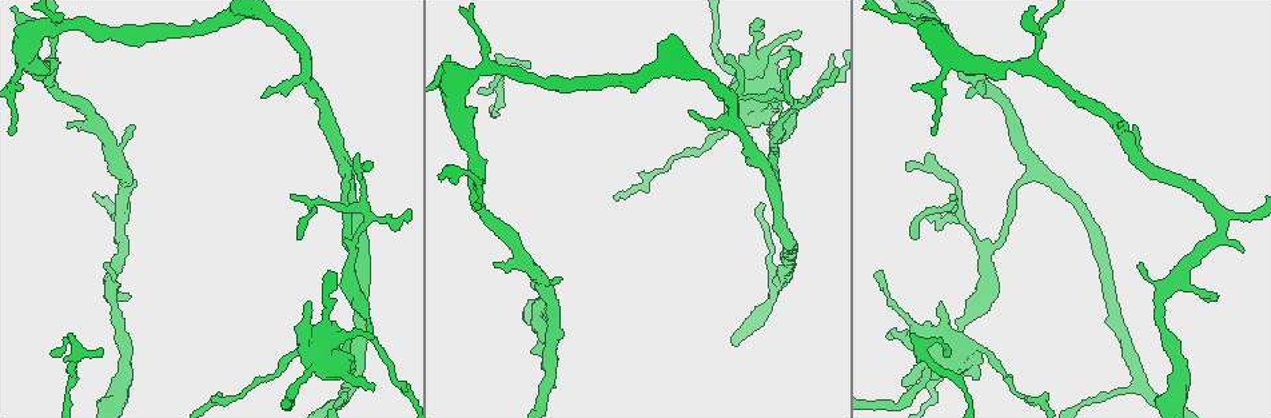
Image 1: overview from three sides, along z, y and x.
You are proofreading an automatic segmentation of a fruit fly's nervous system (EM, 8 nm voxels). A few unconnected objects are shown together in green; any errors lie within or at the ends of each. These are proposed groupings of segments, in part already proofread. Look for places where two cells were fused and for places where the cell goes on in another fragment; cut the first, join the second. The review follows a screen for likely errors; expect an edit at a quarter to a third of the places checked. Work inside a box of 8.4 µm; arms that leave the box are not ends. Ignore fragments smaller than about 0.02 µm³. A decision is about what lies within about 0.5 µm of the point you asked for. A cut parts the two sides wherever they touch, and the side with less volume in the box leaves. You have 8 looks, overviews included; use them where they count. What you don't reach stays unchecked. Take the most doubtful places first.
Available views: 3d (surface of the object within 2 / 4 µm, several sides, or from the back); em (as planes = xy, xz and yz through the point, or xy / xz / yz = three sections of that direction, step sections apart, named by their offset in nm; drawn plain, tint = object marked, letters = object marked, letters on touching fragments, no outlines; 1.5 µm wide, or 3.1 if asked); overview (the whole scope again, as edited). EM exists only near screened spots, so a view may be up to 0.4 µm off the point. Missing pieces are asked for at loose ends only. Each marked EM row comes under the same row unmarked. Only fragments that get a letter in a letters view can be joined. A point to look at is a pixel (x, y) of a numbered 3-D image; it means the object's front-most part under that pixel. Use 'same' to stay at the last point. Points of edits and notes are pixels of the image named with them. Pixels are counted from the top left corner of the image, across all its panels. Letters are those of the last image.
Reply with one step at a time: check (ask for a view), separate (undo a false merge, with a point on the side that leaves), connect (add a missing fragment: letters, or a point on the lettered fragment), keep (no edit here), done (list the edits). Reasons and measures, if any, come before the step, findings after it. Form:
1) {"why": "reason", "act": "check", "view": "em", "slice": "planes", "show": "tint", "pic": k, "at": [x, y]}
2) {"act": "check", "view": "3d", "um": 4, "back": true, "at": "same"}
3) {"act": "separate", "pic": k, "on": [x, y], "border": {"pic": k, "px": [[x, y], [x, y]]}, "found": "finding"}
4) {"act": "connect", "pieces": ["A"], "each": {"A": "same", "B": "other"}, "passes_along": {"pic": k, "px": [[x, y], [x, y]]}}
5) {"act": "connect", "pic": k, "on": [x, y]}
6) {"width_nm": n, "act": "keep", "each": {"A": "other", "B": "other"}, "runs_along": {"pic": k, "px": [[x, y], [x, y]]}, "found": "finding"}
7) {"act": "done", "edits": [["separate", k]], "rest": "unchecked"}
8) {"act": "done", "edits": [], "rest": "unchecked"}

{"why": "thin end", "act": "check", "view": "em", "slice": "planes", "show": "tint", "pic": 1, "at": [800, 33]}

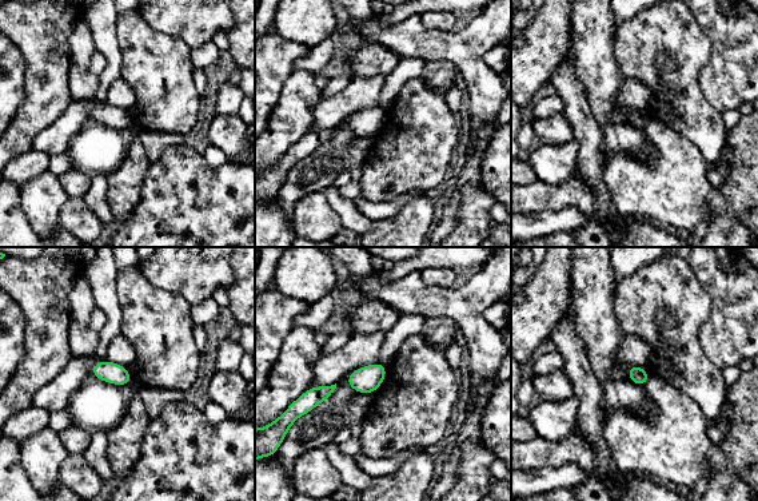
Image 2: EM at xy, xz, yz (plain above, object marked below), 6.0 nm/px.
{"act": "check", "view": "em", "slice": "planes", "show": "letters", "at": "same"}

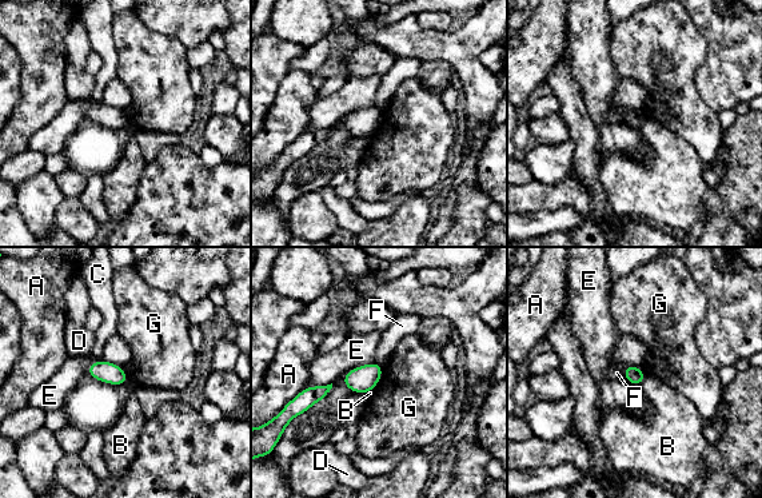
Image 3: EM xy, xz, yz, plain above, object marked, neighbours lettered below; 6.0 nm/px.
{"longest_contact_nm": ["E", 200], "act": "keep", "each": {"A": "other", "B": "other", "C": "other", "D": "other", "E": "other", "F": "other", "G": "other"}, "border": {"pic": 3, "px": [[382, 367], [382, 375], [372, 390]]}, "found": "none of them fits"}

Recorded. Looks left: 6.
{"why": "an open end", "act": "check", "view": "3d", "um": 2, "pic": 1, "at": [1215, 295]}

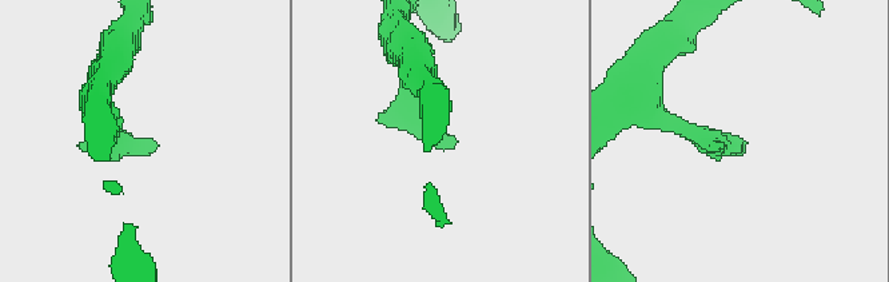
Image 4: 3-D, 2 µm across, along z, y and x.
{"act": "check", "view": "em", "slice": "xz", "step": 8, "show": "tint", "pic": 4, "at": [452, 146]}

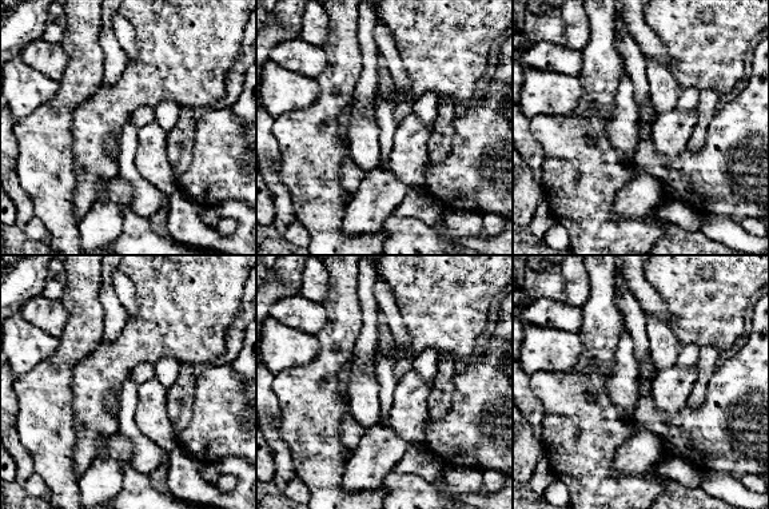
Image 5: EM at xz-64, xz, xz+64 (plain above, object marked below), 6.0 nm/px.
{"act": "check", "view": "em", "slice": "planes", "show": "letters", "at": "same"}

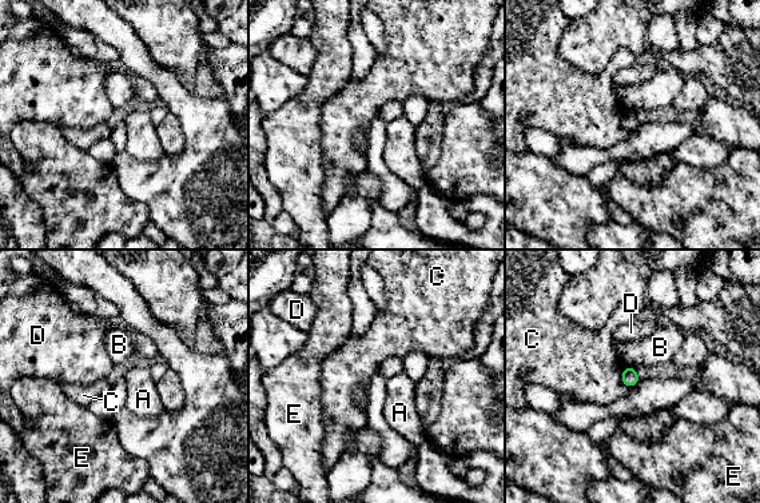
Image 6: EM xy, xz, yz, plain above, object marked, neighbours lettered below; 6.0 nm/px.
{"act": "keep", "each": {"A": "other", "B": "other", "C": "other", "D": "other", "E": "other"}, "border": {"pic": 6, "px": [[625, 366], [621, 382], [627, 387]]}, "found": "none of them fits"}

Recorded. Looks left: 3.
{"why": "branch stops here", "act": "check", "view": "em", "slice": "xz", "step": 4, "show": "tint", "pic": 1, "at": [558, 277]}

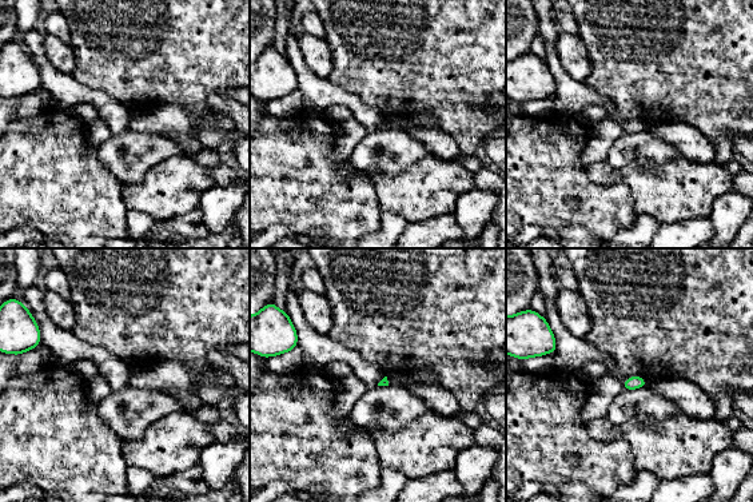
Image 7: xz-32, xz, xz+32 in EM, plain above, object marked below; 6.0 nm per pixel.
{"act": "check", "view": "em", "slice": "xz", "step": 4, "show": "letters", "at": "same"}

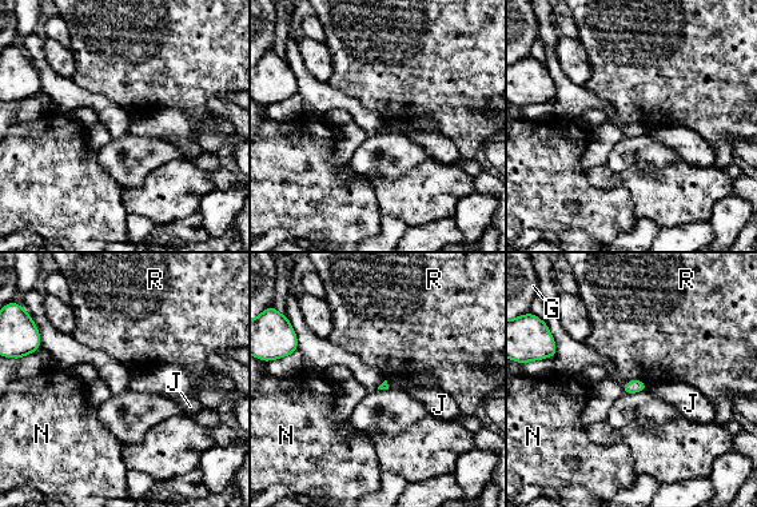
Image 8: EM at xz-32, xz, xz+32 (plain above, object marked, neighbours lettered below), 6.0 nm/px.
{"act": "keep", "each": {"G": "other", "J": "other", "N": "other", "R": "other"}, "border": {"pic": 8, "px": [[630, 379], [638, 379], [648, 386]]}, "found": "no lettered fragment goes on from it"}

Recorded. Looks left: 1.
{"act": "done", "edits": [], "rest": "unchecked"}

